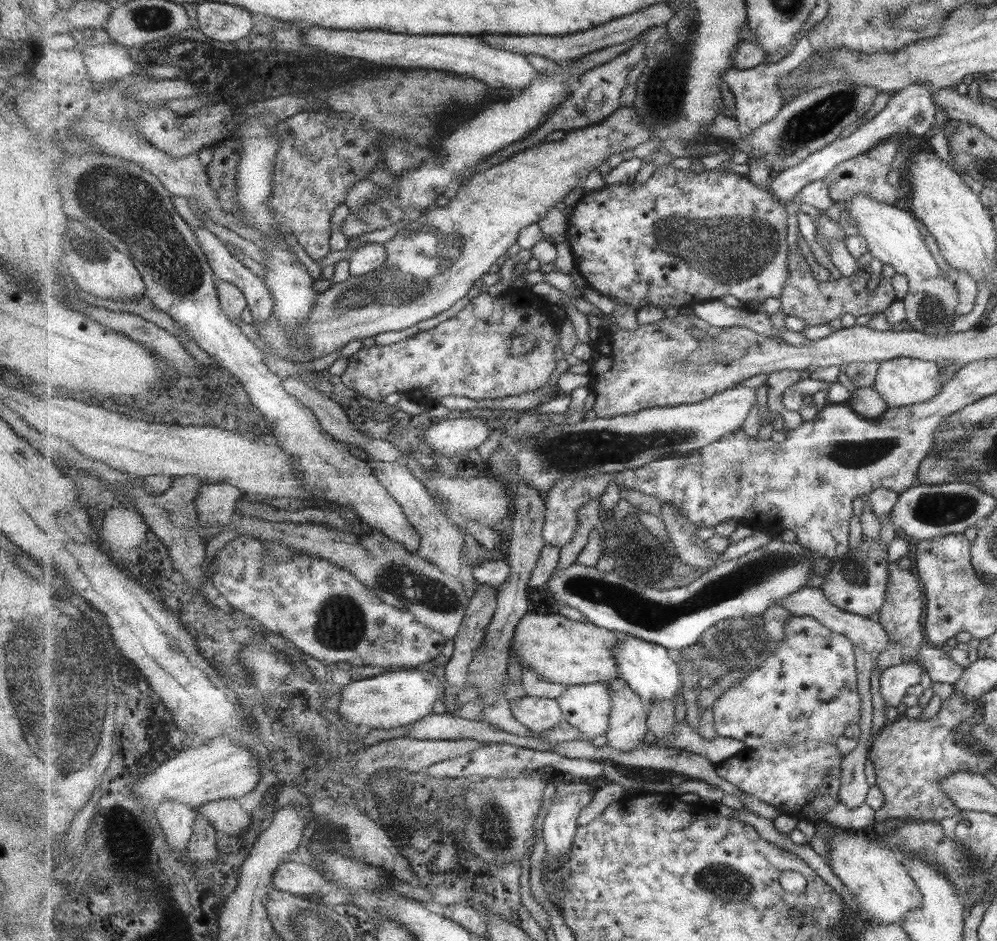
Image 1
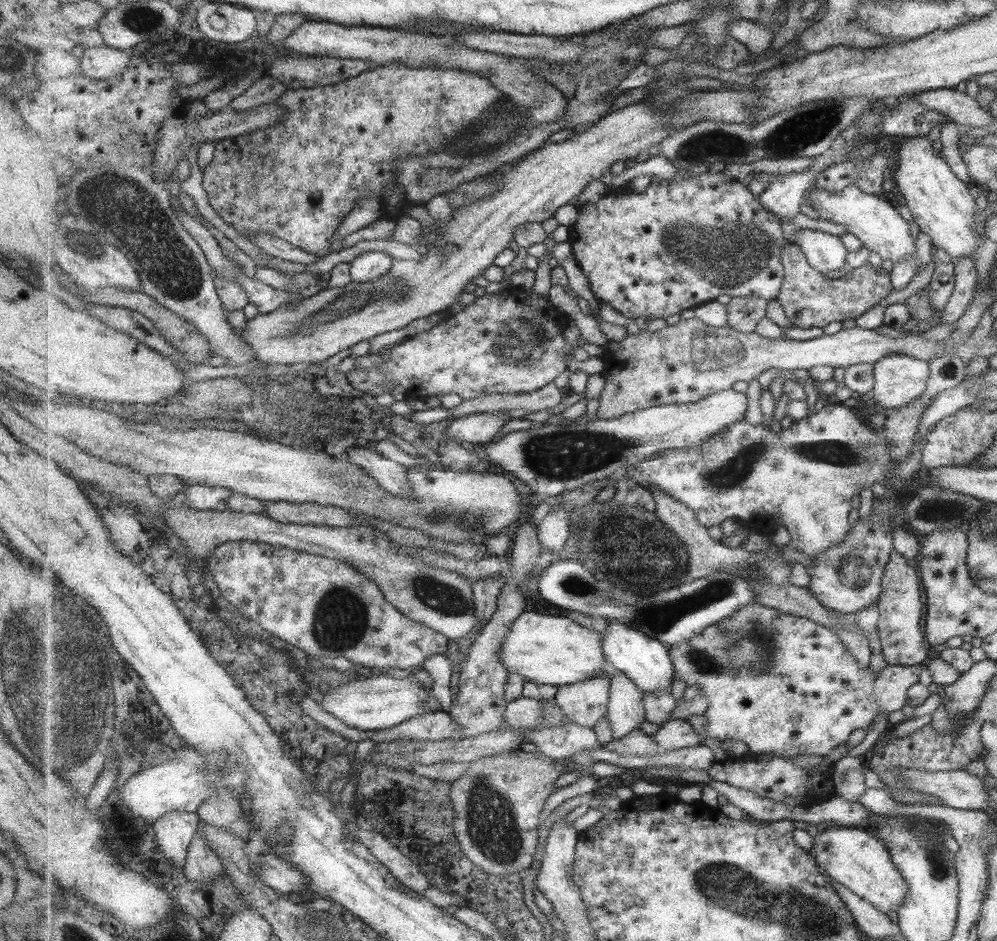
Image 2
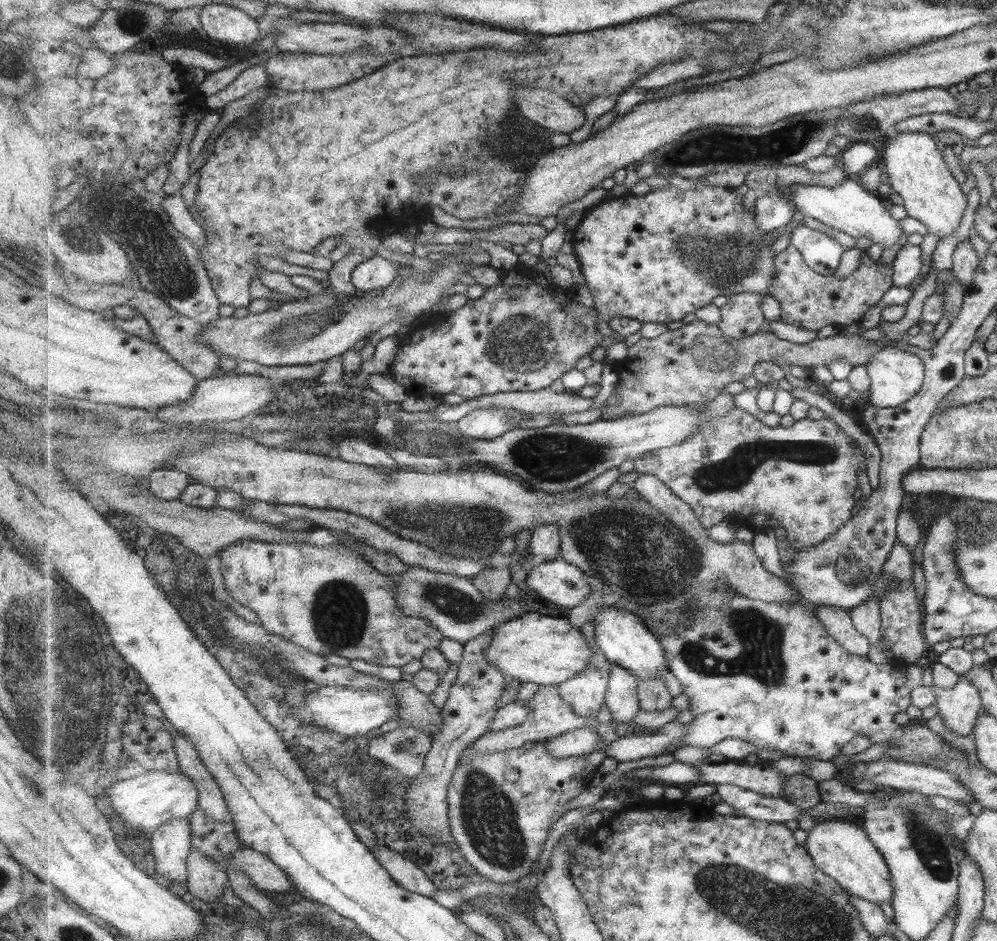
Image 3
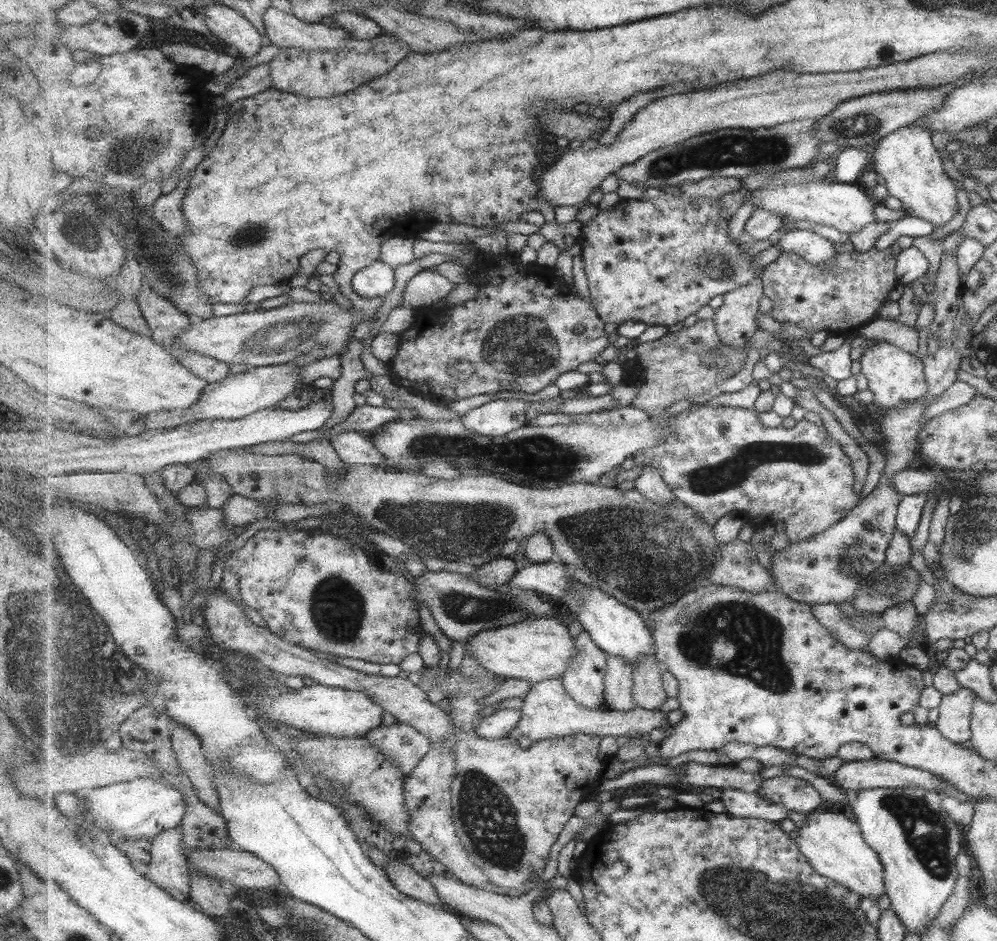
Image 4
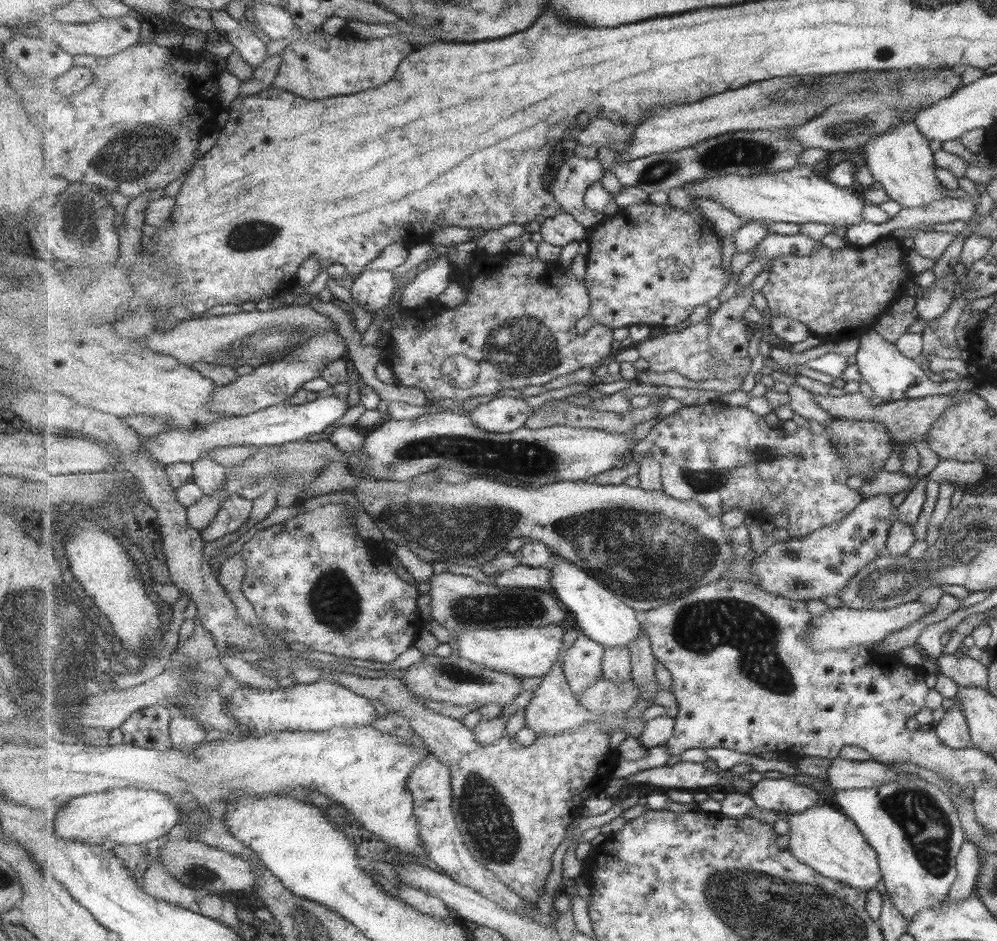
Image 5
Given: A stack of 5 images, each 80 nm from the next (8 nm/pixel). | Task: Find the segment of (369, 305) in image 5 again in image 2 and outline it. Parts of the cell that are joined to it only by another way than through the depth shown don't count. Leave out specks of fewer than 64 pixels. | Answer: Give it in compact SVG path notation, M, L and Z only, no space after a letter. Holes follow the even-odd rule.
M365 252L358 256L350 267L351 280L356 283L369 282L384 274L388 274L393 268L394 258L386 252Z

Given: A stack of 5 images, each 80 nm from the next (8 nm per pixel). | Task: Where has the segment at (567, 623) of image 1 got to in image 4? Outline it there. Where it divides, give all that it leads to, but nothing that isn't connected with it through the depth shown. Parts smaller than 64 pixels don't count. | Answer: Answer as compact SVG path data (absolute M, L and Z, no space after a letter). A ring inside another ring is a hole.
M545 618L496 630L485 630L465 643L465 650L468 650L481 666L485 666L493 674L531 684L563 678L576 653L576 639L571 634L570 626L561 624L555 619Z

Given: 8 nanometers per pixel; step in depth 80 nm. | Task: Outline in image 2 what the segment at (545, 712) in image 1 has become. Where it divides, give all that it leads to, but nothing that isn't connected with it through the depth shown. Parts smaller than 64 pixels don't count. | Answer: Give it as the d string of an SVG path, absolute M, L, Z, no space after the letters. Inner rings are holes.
M520 696L509 702L505 717L509 729L538 728L544 723L544 701Z

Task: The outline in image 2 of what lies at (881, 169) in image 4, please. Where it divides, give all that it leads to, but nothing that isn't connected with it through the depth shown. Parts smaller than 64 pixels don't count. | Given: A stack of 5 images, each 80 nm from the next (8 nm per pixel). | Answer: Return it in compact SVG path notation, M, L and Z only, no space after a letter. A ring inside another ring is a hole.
M925 137L905 138L897 144L895 150L895 165L893 169L894 192L905 200L905 205L911 213L913 222L918 229L929 236L932 244L942 248L951 259L971 257L978 245L975 220L971 212L975 210L973 198L967 194L963 182L959 182L947 168L947 164L933 152L931 142Z

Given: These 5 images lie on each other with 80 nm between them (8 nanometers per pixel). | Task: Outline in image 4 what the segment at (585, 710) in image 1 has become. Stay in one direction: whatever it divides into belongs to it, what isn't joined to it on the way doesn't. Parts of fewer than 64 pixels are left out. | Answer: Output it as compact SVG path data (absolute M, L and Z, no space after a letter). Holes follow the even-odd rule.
M584 630L576 638L576 653L563 676L567 694L587 708L603 707L608 660L608 652L597 646Z

